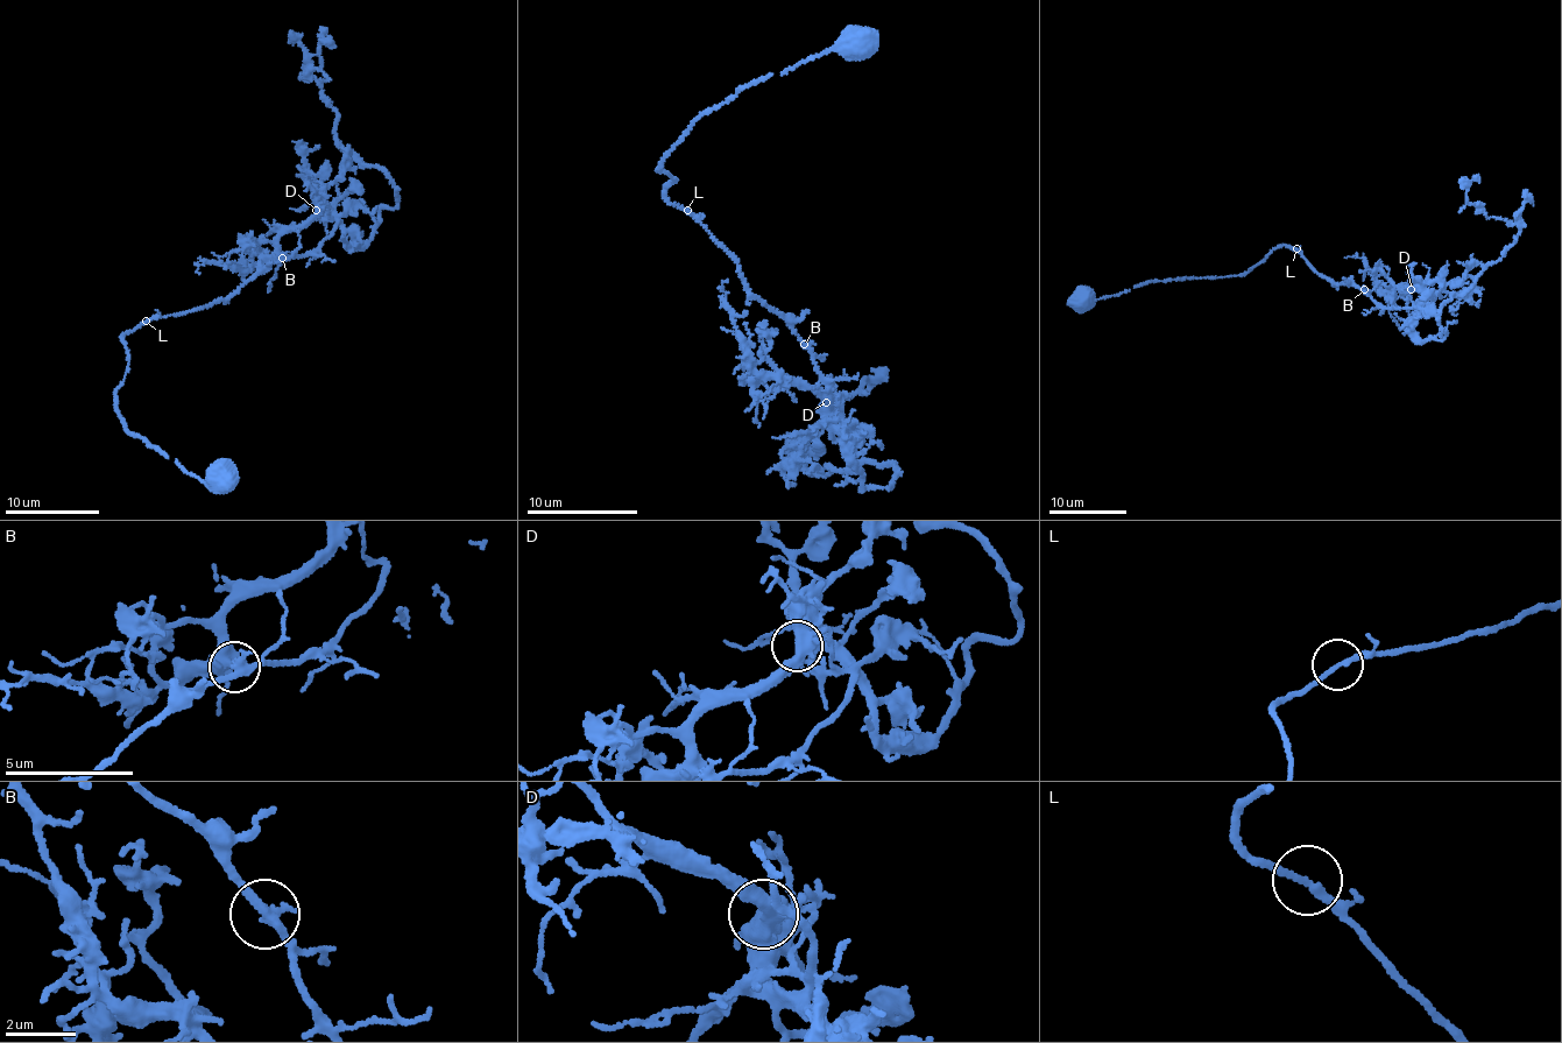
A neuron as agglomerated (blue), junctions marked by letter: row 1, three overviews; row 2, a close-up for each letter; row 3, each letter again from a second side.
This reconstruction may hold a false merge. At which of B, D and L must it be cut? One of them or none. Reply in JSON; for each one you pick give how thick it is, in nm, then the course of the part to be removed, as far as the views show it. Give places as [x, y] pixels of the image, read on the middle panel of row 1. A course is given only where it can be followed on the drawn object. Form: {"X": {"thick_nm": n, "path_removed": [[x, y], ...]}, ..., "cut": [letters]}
{"cut": []}

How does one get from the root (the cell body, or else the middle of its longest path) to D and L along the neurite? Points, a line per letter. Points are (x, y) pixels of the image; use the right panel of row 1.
D: (1362, 291), (1386, 308), (1406, 309), (1413, 305), (1411, 289)
L: (1362, 291), (1348, 282), (1331, 284), (1319, 276), (1297, 248)

